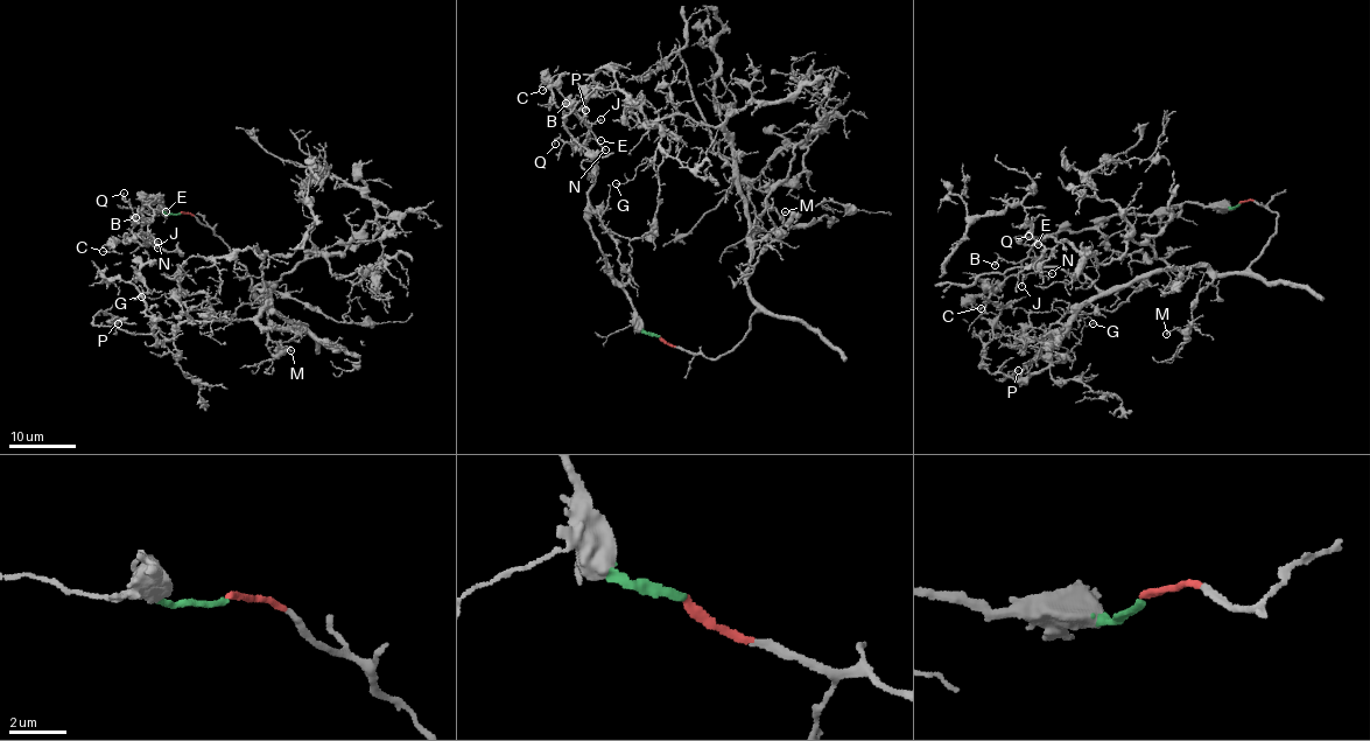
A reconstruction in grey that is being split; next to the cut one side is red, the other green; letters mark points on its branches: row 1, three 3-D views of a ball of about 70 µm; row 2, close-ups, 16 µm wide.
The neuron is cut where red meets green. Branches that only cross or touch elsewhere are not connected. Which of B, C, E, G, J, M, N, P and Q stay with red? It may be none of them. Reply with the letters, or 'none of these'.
G, M, P

